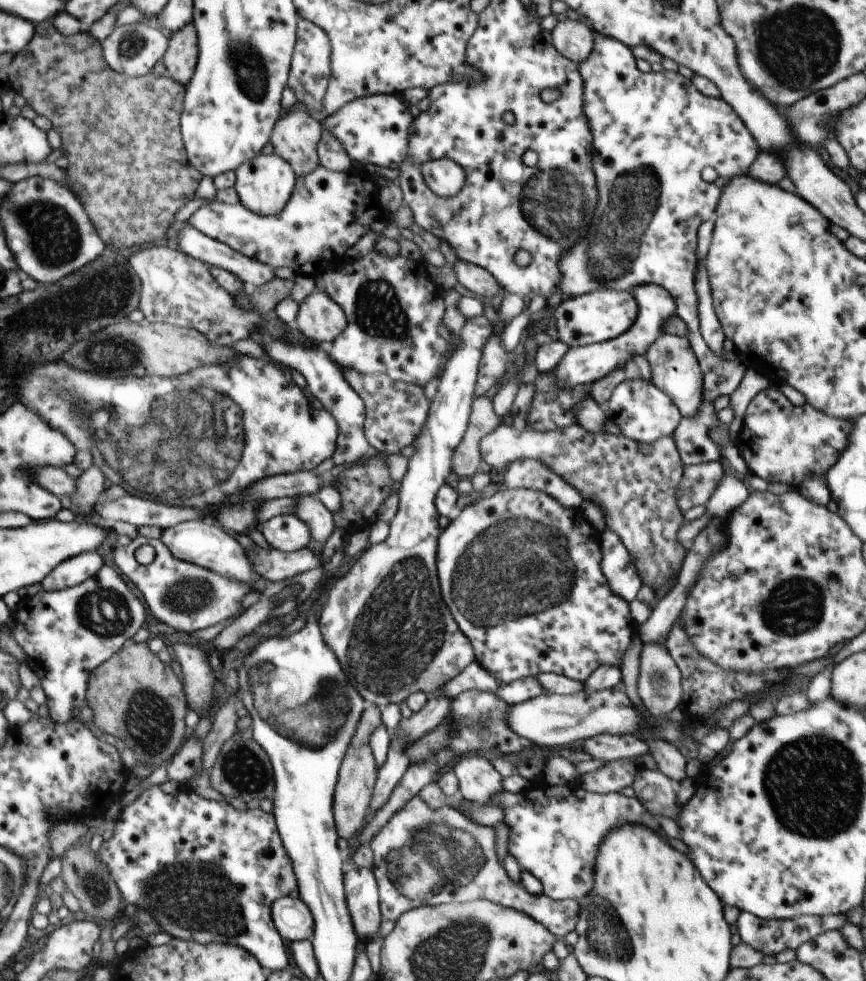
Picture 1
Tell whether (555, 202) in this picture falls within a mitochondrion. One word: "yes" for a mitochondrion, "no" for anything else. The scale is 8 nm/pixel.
yes

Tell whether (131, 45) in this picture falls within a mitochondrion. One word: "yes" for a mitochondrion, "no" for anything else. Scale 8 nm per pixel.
yes

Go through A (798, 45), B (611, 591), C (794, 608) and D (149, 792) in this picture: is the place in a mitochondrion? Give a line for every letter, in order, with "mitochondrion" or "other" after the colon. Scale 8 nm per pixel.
A: mitochondrion
B: other
C: mitochondrion
D: other

